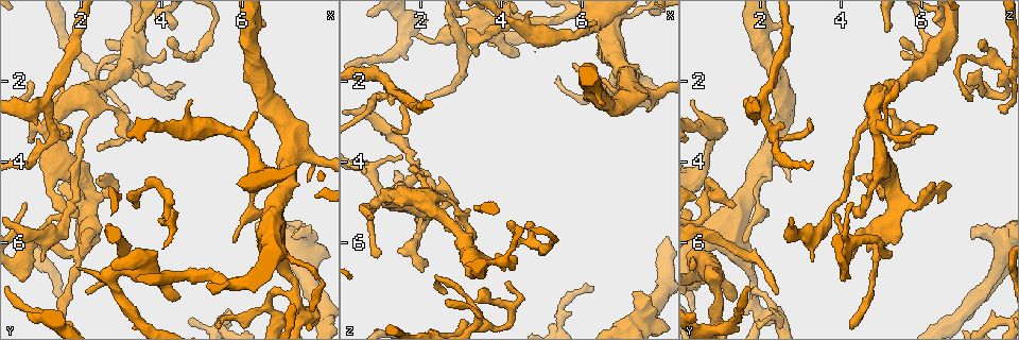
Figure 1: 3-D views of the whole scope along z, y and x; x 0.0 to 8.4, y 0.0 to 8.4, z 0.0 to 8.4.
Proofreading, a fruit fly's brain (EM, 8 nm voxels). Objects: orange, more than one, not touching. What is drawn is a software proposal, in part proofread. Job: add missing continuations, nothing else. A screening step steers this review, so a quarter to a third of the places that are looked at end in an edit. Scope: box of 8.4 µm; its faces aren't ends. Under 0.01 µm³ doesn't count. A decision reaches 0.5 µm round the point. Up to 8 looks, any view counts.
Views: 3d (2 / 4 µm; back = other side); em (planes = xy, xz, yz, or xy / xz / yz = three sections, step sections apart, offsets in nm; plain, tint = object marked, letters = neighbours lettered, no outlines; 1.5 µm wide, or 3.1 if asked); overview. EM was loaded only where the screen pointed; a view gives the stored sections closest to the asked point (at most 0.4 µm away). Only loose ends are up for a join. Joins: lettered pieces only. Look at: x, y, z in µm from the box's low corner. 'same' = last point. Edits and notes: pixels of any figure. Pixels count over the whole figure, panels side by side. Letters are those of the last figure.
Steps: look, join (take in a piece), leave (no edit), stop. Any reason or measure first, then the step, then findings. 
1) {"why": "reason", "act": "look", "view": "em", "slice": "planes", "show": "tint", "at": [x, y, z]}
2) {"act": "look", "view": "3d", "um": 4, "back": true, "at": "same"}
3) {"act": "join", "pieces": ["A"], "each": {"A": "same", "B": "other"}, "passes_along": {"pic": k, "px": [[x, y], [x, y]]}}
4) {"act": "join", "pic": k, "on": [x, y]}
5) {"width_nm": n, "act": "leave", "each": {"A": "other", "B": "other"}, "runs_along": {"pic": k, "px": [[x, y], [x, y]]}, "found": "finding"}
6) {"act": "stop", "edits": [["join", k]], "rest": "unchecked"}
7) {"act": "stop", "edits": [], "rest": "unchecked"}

{"why": "thin end", "act": "look", "view": "em", "slice": "planes", "show": "letters", "at": [3.20, 3.55, 5.20]}

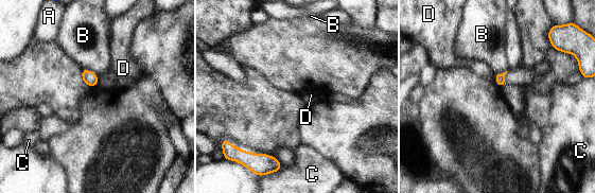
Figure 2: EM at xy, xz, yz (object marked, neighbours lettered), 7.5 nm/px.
{"act": "leave", "each": {"A": "other", "B": "other", "C": "other", "D": "other"}, "border": {"pic": 2, "px": [[97, 75], [99, 85]]}, "found": "no lettered piece goes on from it"}

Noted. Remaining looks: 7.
{"why": "free end", "act": "look", "view": "3d", "um": 2, "back": true, "at": [3.40, 5.20, 1.35]}

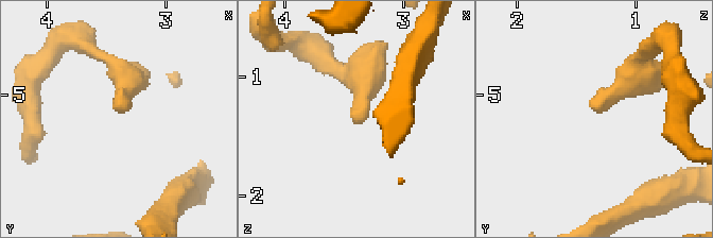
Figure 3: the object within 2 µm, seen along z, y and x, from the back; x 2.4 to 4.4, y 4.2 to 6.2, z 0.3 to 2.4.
{"why": "need the tissue", "act": "look", "view": "em", "slice": "planes", "show": "tint", "at": [3.40, 5.16, 1.30]}

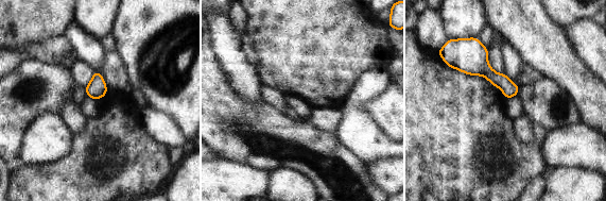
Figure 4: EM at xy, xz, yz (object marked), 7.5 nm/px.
{"act": "look", "view": "em", "slice": "planes", "show": "letters", "at": "same"}

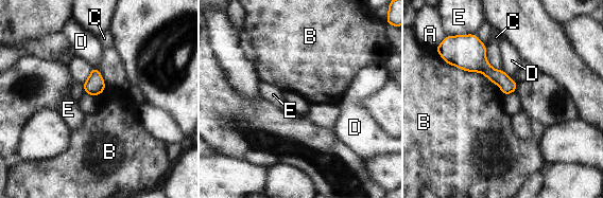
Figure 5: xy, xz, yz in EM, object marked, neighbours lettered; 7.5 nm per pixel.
{"width_nm": 120, "act": "leave", "each": {"A": "other", "B": "other", "C": "other", "D": "other", "E": "other"}, "border": {"pic": 5, "px": [[442, 58], [483, 73], [503, 94]]}, "found": "none of them fits"}

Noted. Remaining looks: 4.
{"why": "an open end", "act": "look", "view": "em", "slice": "xz", "step": 8, "show": "tint", "at": [2.60, 1.05, 7.45]}

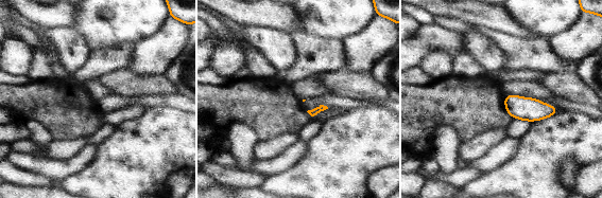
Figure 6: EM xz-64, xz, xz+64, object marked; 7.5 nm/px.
{"act": "look", "view": "em", "slice": "planes", "show": "letters", "at": "same"}

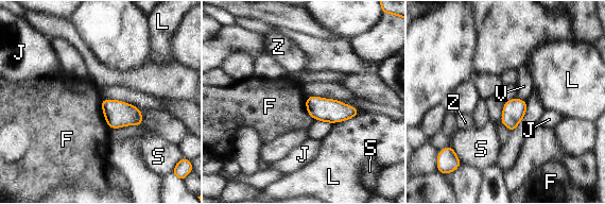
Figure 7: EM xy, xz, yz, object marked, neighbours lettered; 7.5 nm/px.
{"width_nm": 170, "act": "leave", "each": {"F": "other", "J": "other", "L": "other", "S": "other", "V": "other", "Z": "other"}, "border": {"pic": 7, "px": [[306, 112], [312, 118]]}, "found": "no lettered piece goes on from it"}

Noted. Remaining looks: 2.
{"act": "stop", "edits": [], "rest": "unchecked"}

